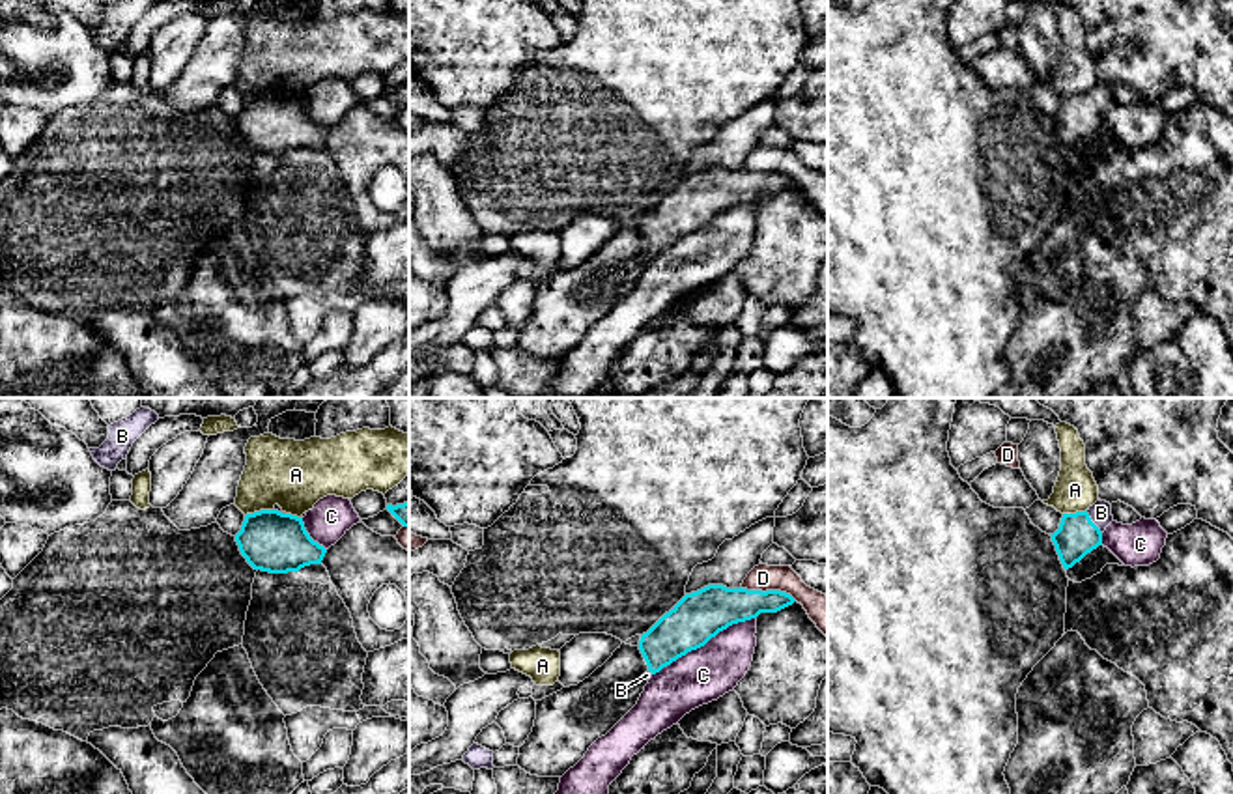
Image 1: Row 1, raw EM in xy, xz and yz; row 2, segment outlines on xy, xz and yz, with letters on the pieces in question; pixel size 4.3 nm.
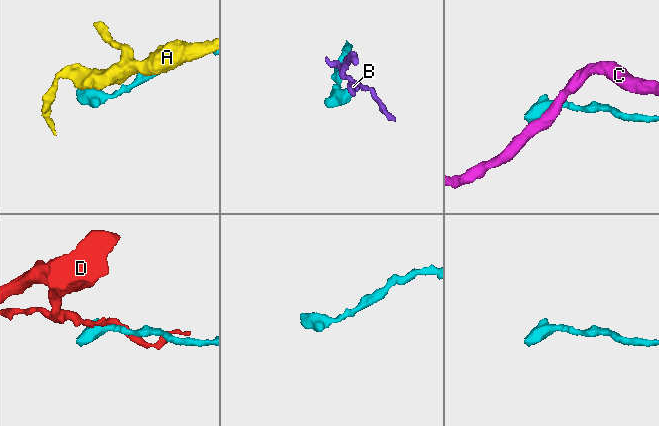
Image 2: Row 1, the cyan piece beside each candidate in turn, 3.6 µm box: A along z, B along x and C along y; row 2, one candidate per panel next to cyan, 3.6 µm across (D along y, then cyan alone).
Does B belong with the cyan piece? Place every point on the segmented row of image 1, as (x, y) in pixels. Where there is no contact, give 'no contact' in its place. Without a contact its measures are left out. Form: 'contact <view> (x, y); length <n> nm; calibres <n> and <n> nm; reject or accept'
contact yz (1091, 522); length 120 nm; calibres 170 and 100 nm; accept

